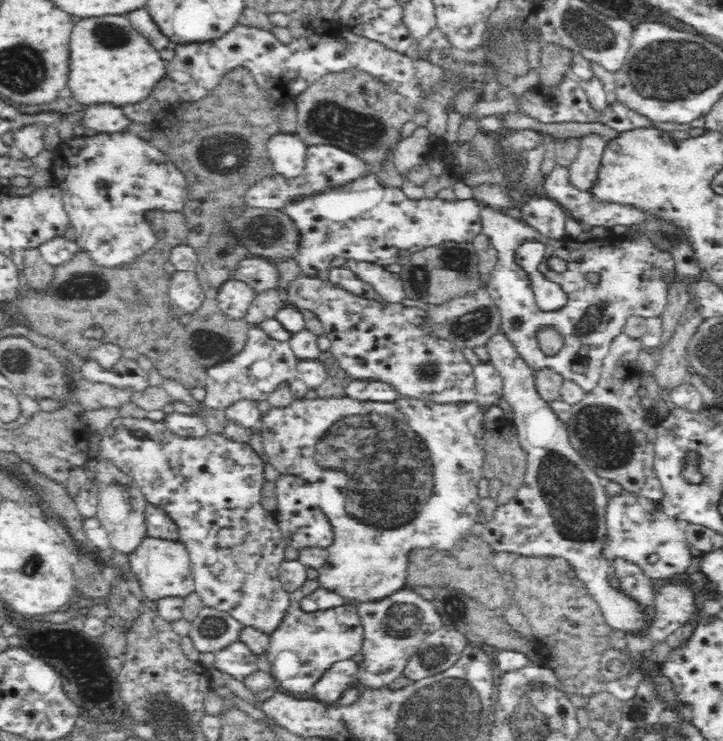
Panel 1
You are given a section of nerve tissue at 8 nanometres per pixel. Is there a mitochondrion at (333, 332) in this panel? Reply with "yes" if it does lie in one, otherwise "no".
no

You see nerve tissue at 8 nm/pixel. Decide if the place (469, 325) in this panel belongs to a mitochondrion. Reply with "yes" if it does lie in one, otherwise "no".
yes

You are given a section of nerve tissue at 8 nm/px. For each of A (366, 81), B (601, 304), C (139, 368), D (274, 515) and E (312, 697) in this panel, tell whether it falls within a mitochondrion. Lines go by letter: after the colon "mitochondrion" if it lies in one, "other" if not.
A: other
B: mitochondrion
C: other
D: other
E: other

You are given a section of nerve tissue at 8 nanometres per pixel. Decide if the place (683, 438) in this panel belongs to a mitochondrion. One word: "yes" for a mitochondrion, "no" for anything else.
no

